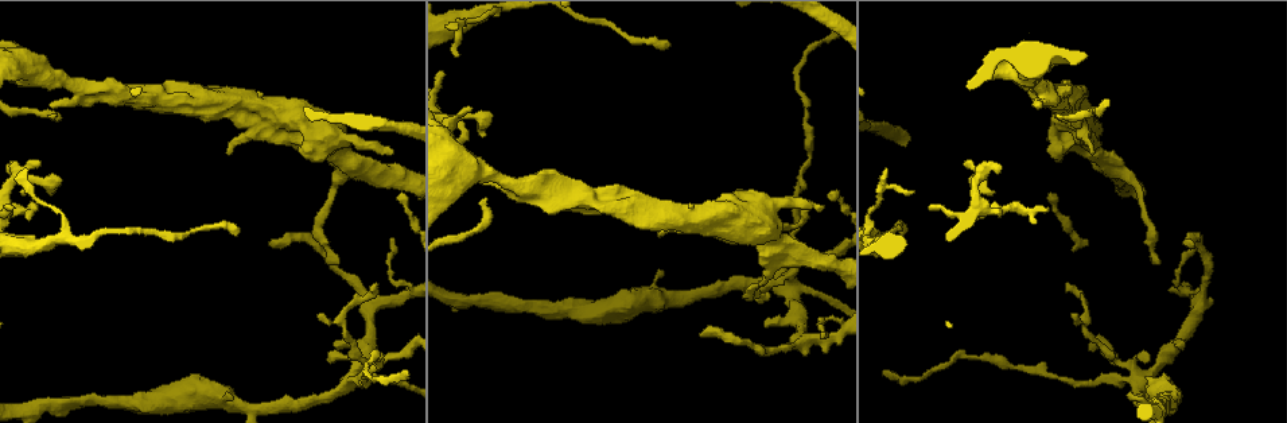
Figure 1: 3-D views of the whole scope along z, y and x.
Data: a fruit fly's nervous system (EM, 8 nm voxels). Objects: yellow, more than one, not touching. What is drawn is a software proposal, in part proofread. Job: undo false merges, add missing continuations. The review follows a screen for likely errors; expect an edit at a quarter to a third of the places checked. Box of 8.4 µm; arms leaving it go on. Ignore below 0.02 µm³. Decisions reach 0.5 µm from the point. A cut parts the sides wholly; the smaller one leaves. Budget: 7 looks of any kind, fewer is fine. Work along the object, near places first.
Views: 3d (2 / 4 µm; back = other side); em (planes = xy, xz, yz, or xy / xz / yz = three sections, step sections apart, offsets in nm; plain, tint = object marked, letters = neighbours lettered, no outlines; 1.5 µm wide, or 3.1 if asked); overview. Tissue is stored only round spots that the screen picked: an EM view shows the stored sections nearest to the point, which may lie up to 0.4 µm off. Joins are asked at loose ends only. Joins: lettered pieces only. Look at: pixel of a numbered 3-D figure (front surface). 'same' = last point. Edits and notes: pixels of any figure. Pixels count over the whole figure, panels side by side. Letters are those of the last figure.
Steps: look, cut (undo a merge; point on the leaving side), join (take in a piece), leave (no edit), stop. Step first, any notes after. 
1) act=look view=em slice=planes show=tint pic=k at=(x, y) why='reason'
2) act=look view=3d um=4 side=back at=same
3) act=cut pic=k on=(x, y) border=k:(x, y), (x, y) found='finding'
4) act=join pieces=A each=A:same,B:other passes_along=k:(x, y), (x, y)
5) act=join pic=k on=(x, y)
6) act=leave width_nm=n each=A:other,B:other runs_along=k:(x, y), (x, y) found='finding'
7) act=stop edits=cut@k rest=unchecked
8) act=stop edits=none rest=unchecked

act=look view=3d um=2 pic=1 at=(976, 220) why='tapers out'

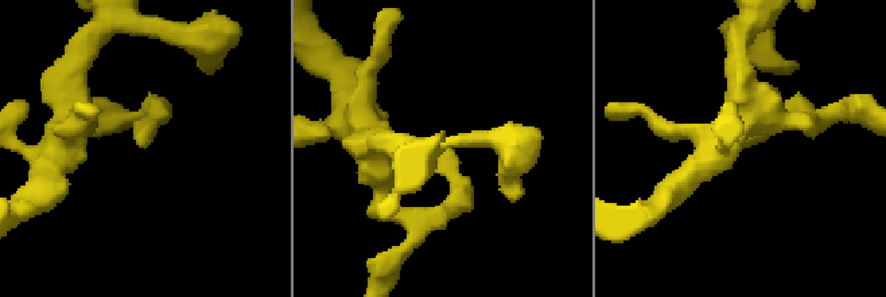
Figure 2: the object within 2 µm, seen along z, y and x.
act=look view=em slice=xz step=8 show=tint pic=2 at=(446, 150)

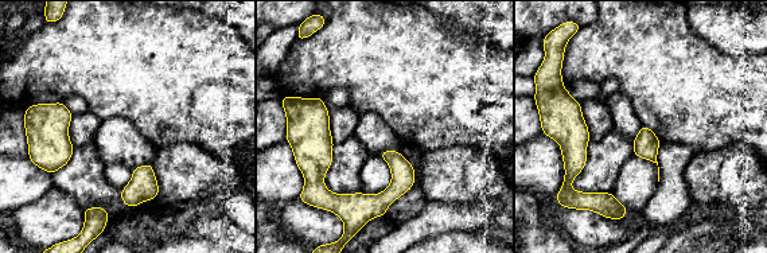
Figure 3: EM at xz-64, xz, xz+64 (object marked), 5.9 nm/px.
act=look view=em slice=planes show=letters at=same

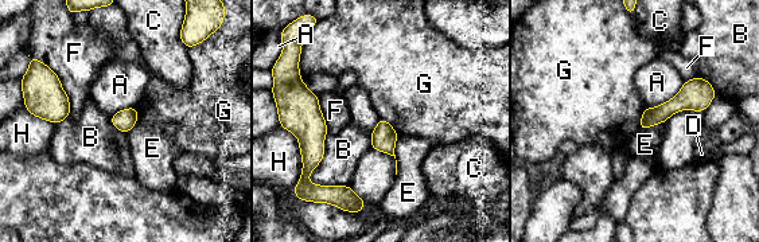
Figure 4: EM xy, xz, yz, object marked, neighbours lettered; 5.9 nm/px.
act=leave longest_contact=B:360nm each=A:other,B:other,C:other,D:other,E:other,F:other,G:other,H:other border=4:(646, 108), (638, 129) found='none of them fits'

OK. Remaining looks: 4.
act=look view=3d um=4 pic=1 at=(1042, 106) why='free end'

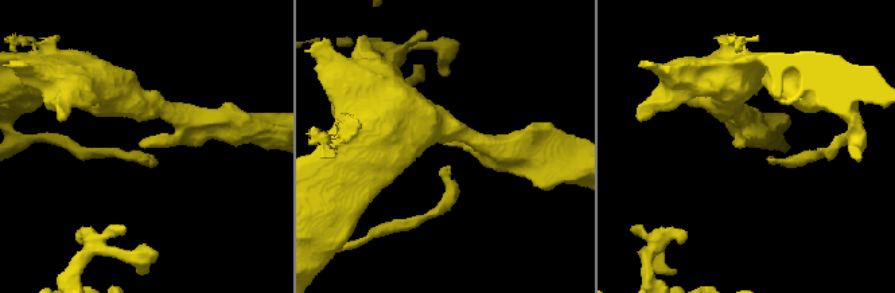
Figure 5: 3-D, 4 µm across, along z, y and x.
act=look view=em slice=xy step=4 show=letters pic=5 at=(743, 146)

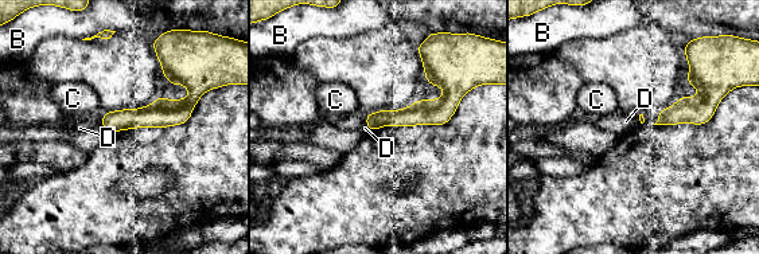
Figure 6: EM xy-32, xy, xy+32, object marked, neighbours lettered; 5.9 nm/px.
act=look view=em slice=planes show=letters at=same

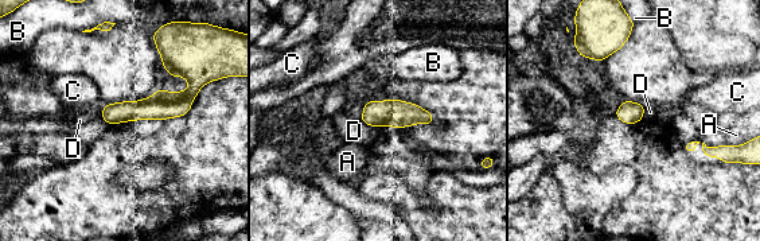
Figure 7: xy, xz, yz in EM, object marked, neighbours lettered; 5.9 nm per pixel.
act=leave width_nm=130 each=A:other,B:other,C:other,D:other found='no lettered piece goes on from it'

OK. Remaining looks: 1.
act=stop edits=none rest=unchecked

